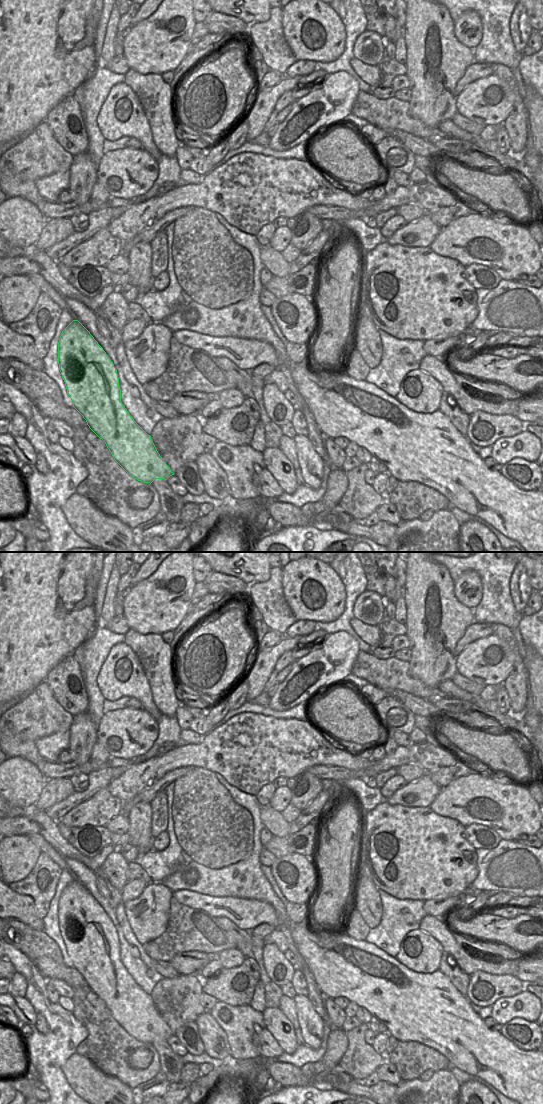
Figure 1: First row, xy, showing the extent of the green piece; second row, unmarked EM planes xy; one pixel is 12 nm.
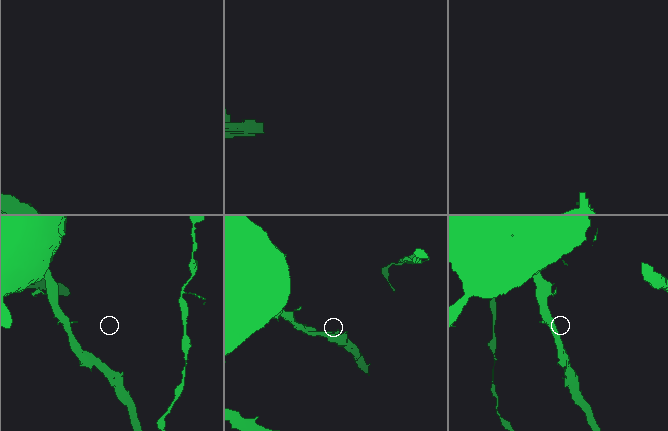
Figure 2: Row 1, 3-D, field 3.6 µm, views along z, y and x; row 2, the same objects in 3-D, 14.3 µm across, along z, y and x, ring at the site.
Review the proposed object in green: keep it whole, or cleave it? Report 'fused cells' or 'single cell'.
fused cells

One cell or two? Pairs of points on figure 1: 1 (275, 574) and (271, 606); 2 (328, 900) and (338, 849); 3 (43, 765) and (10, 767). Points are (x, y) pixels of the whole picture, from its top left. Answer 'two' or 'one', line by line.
1: one
2: one
3: two

